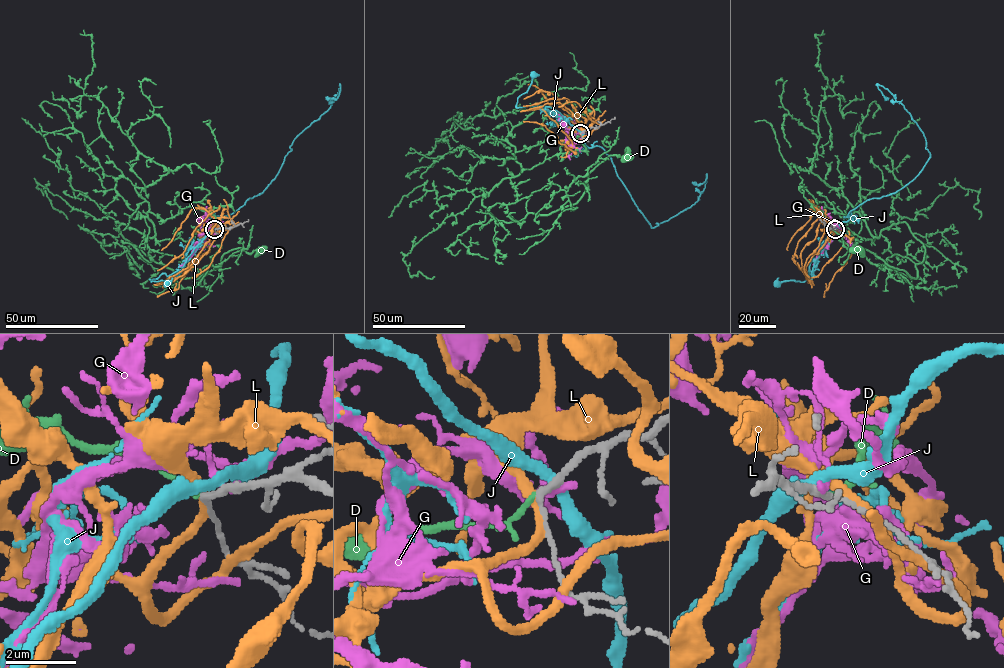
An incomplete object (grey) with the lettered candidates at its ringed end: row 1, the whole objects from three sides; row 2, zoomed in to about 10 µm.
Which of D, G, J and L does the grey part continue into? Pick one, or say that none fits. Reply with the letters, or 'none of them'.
D

